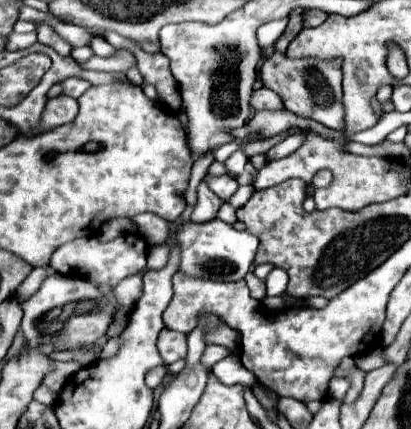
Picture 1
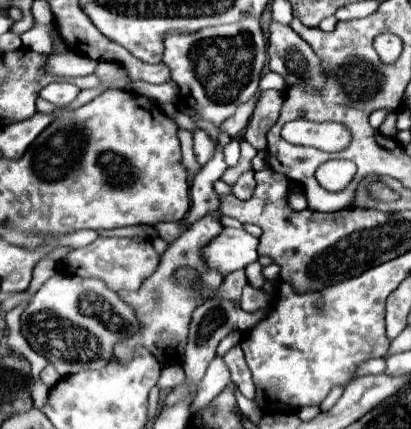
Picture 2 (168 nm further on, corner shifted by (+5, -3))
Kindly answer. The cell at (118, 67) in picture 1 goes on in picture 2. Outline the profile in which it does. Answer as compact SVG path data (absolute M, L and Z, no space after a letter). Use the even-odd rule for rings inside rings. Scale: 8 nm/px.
M68 51L68 53L52 53L48 57L46 71L62 77L84 77L92 75L96 71L96 65L98 61Z

